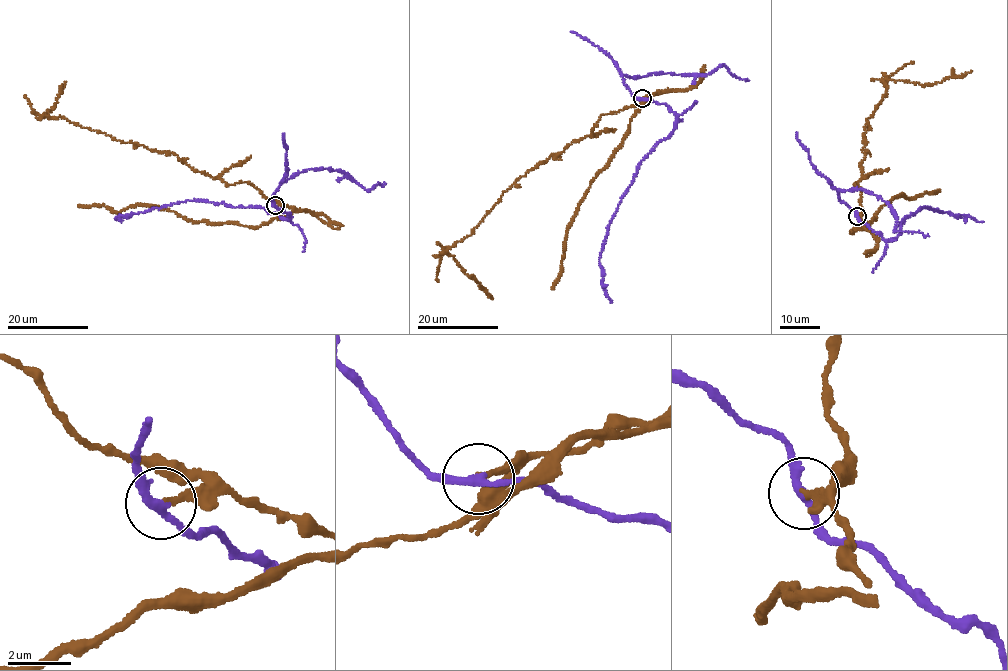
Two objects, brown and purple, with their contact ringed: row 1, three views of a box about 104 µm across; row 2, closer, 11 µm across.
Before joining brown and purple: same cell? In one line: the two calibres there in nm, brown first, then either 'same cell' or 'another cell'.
calibres 160 and 240 nm; another cell

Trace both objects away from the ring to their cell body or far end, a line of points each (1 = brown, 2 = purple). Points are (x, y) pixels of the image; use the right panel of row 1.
1: (857, 216), (861, 195), (854, 184), (864, 179), (863, 135), (885, 97), (886, 81), (932, 85), (972, 71)
2: (857, 216), (885, 240), (898, 236), (904, 218), (925, 206), (983, 222)

